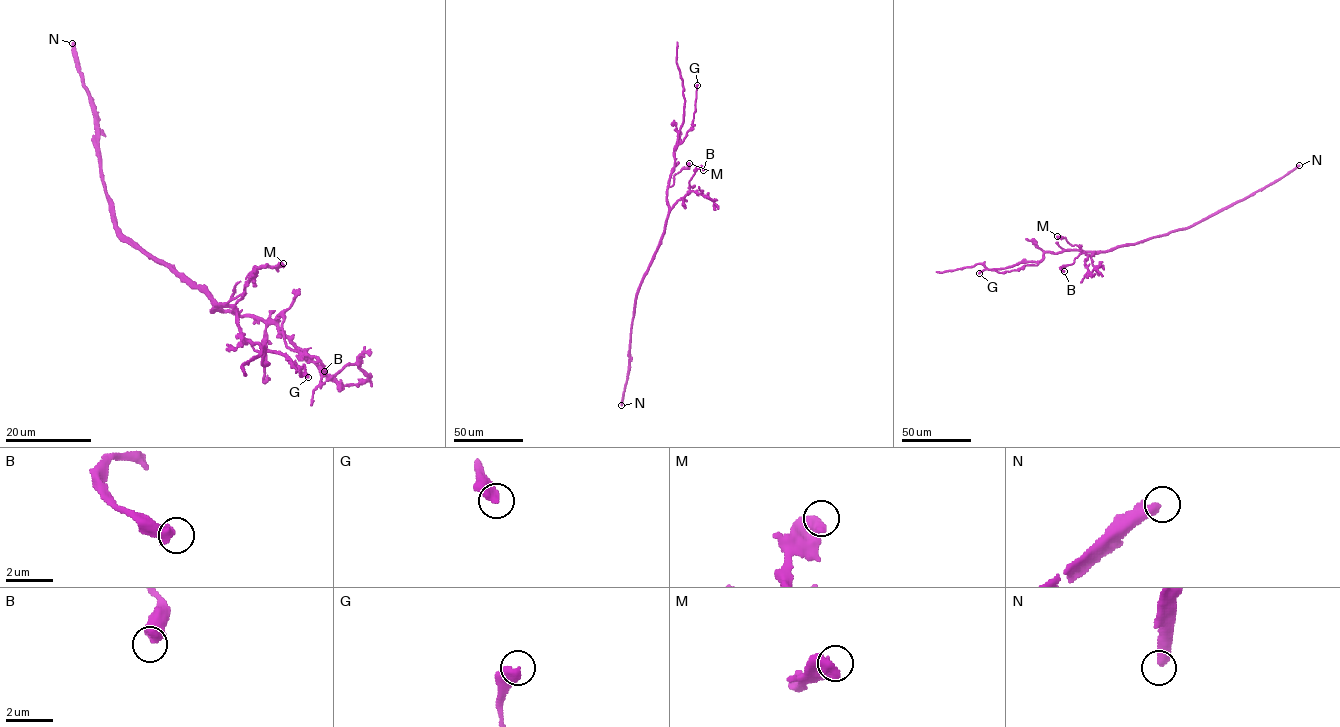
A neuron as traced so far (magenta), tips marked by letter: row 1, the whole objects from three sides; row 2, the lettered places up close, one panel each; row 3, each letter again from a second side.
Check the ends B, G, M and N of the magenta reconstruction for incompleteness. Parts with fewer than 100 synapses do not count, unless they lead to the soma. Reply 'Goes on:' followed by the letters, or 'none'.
Goes on: none

